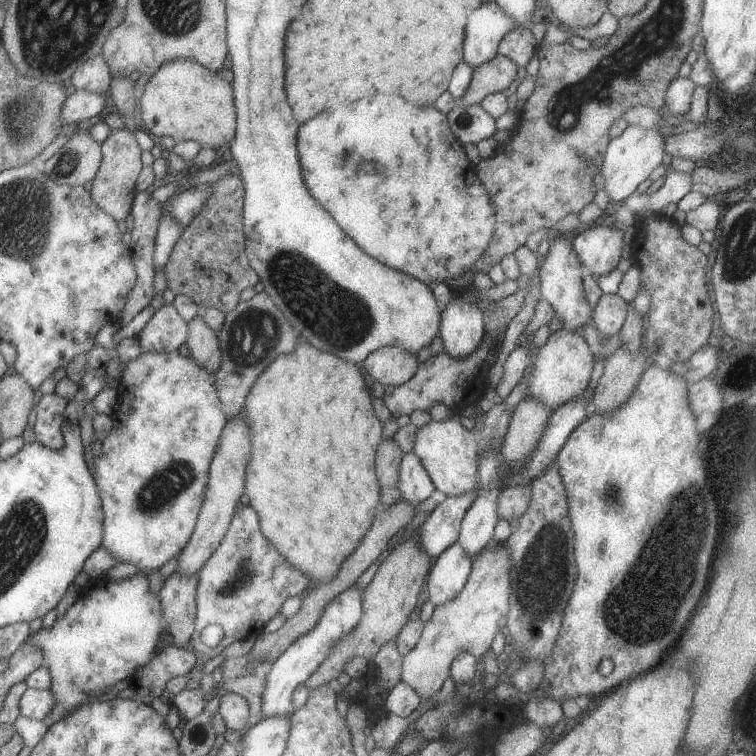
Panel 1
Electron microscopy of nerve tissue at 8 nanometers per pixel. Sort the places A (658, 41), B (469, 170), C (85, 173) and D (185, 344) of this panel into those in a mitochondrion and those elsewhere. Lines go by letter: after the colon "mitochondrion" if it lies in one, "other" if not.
A: mitochondrion
B: other
C: other
D: other

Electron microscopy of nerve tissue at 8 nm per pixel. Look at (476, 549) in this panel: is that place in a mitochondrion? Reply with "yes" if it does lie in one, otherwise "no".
no

